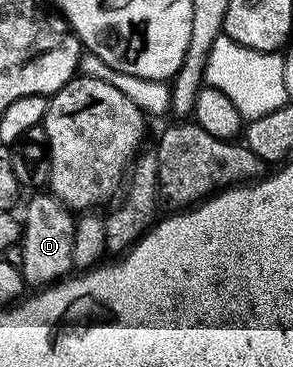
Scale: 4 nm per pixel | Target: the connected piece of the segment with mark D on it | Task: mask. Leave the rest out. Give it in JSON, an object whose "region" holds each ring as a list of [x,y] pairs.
{"region":[[[43,191],[26,205],[26,221],[21,222],[20,244],[24,251],[24,263],[20,267],[27,286],[45,287],[63,280],[74,269],[72,263],[72,235],[75,218],[71,210],[60,204],[49,192]]]}

